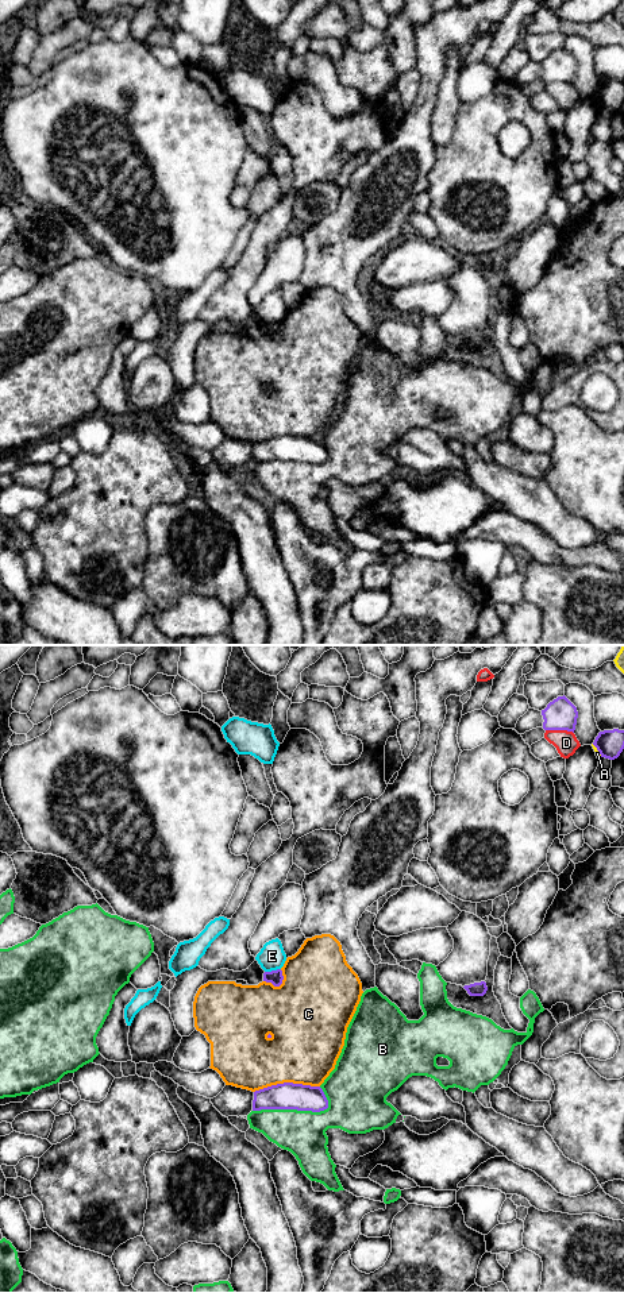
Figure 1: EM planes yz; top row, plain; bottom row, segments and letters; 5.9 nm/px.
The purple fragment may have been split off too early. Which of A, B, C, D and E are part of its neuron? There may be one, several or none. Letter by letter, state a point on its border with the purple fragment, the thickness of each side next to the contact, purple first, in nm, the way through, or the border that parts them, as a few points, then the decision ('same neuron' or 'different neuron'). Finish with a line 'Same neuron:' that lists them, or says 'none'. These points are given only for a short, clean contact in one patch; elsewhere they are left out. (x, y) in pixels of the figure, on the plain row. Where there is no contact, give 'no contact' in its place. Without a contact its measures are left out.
A: meets purple in yz at (597, 101); 160 nm thick on the purple side, 30 nm on the other; different neuron
B: meets purple in yz at (293, 460); 160 nm thick on the purple side, 280 nm on the other; different neuron
C: meets purple in yz at (287, 435); 160 nm thick on the purple side, 420 nm on the other; different neuron
D: meets purple in yz at (559, 81); 190 nm thick on the purple side, 140 nm on the other; different neuron
E: meets purple in yz at (272, 323); 90 nm thick on the purple side, 160 nm on the other; border along yz (280, 320), (265, 324); different neuron
Same neuron: none

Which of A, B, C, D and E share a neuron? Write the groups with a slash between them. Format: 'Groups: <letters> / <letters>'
Groups: A / B D / C / E

